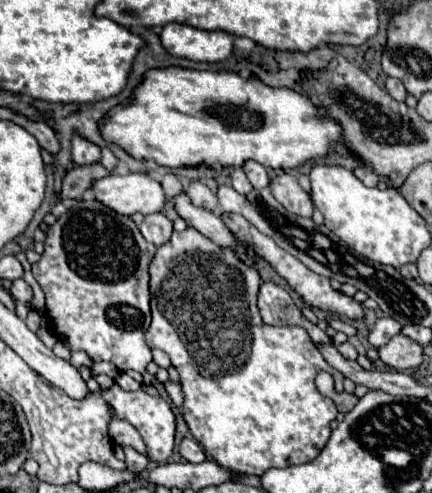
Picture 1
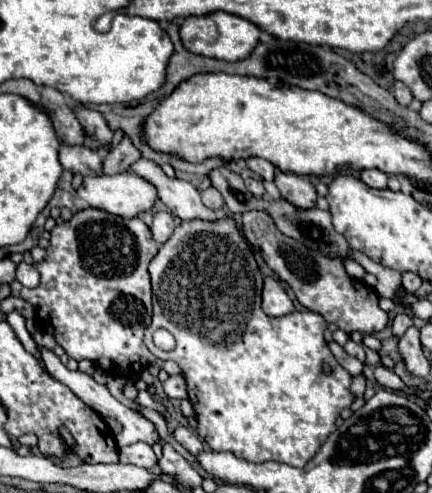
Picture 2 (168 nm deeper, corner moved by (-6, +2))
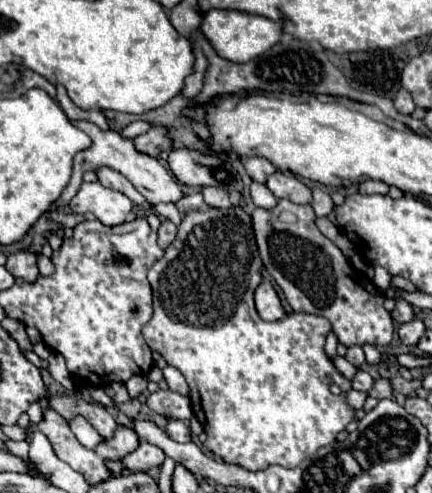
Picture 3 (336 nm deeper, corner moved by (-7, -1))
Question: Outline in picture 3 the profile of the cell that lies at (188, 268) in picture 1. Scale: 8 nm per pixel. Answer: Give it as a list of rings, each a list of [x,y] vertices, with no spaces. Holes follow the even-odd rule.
[[[209,208],[205,212],[201,210],[191,210],[187,212],[187,216],[183,218],[183,222],[179,224],[179,232],[177,238],[171,242],[171,246],[165,250],[163,258],[157,260],[151,268],[149,268],[149,282],[153,288],[153,318],[149,320],[149,324],[143,328],[143,336],[145,342],[151,350],[159,352],[169,366],[175,366],[177,370],[181,370],[181,374],[185,376],[187,384],[189,384],[189,398],[191,398],[191,408],[195,418],[201,422],[207,440],[203,442],[203,446],[221,456],[225,462],[233,462],[233,464],[241,464],[247,470],[259,470],[265,468],[267,464],[279,464],[283,468],[295,468],[299,466],[307,456],[313,456],[321,446],[333,444],[337,434],[341,430],[345,430],[345,426],[353,420],[355,410],[347,404],[347,392],[351,390],[351,380],[347,380],[331,362],[331,358],[325,354],[323,346],[325,346],[325,336],[331,330],[331,322],[323,316],[315,316],[315,314],[289,314],[283,320],[277,322],[265,322],[259,318],[257,310],[255,310],[255,288],[261,284],[261,268],[263,262],[259,258],[257,246],[255,246],[255,238],[253,238],[253,228],[251,228],[251,218],[243,208],[225,208],[225,210],[217,210],[217,208]],[[335,382],[339,386],[339,394],[331,394],[329,384]]]

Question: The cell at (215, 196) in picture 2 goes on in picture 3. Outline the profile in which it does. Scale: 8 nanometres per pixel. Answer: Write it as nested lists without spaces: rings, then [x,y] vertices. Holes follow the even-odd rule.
[[[203,188],[203,196],[205,196],[205,204],[211,208],[229,208],[229,194],[223,192],[221,188]]]

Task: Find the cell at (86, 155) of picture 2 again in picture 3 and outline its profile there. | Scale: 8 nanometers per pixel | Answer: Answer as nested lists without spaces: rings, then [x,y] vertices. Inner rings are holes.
[[[103,166],[103,168],[97,168],[95,174],[97,174],[97,178],[99,178],[99,182],[101,182],[103,186],[113,188],[113,190],[119,190],[119,192],[127,194],[135,204],[139,204],[139,206],[143,206],[143,208],[149,208],[147,200],[131,186],[131,182],[129,182],[123,174],[119,174],[119,172],[111,170],[111,168],[105,168],[105,166]]]

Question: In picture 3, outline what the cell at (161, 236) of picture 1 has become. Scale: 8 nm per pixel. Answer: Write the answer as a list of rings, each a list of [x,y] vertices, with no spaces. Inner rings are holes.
[[[163,220],[161,226],[159,226],[157,236],[159,236],[159,246],[167,248],[175,240],[175,236],[177,236],[177,226],[173,222],[169,222],[169,220]]]

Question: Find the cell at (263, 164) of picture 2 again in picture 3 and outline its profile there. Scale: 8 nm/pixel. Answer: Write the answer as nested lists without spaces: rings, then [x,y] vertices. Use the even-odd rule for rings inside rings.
[[[245,158],[245,170],[255,182],[265,182],[277,168],[265,158]]]

